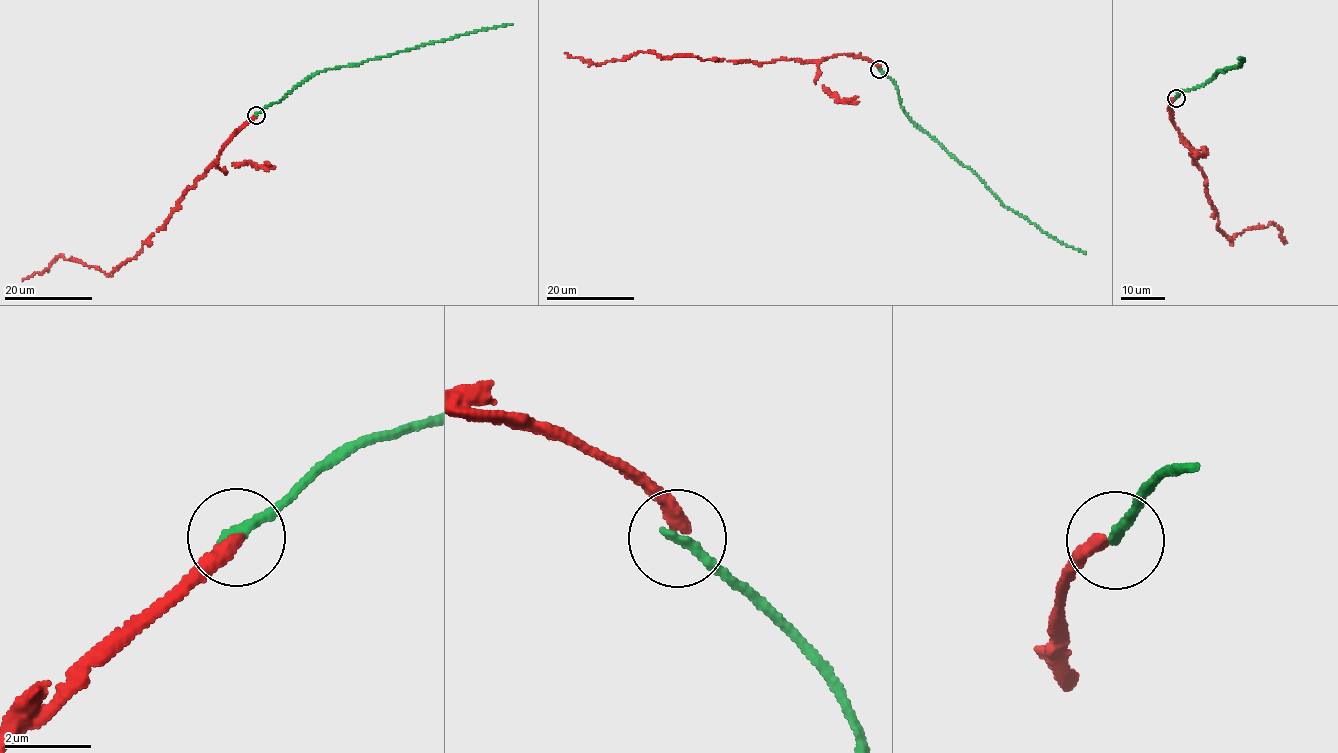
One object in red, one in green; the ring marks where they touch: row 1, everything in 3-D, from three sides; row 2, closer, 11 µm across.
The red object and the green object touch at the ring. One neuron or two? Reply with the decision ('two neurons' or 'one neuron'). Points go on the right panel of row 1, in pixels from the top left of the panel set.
two neurons

